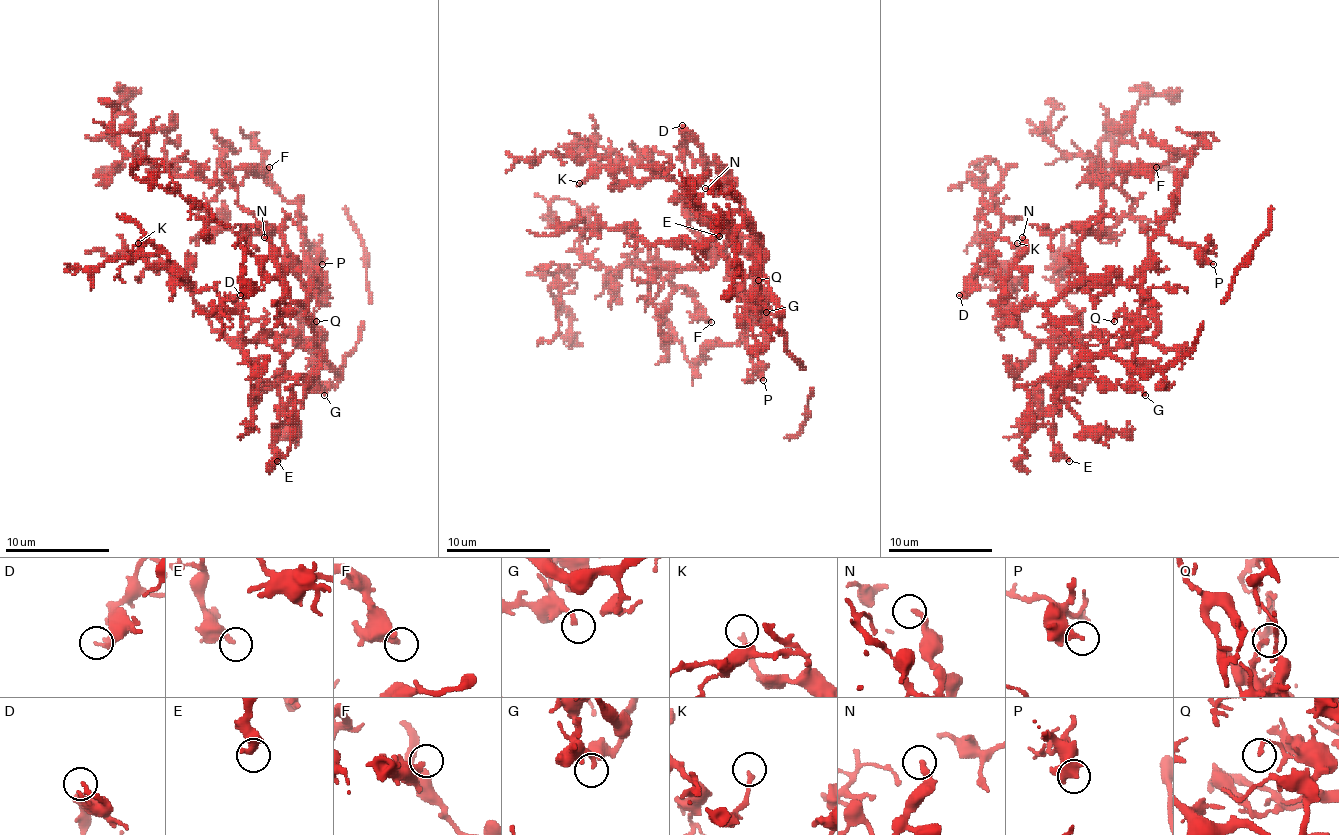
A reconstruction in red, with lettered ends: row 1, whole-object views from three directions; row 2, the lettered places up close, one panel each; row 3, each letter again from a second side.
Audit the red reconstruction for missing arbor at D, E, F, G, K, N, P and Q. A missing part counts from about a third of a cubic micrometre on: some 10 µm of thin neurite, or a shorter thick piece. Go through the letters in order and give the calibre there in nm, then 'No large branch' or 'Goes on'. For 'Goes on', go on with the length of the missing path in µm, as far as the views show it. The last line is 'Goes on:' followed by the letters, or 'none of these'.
D: Thickness 240 nm. No large branch
E: Thickness 300 nm. No large branch
F: Thickness 380 nm. No large branch
G: Thickness 190 nm. No large branch
K: Thickness 180 nm. No large branch
N: Thickness 240 nm. No large branch
P: Thickness 360 nm. No large branch
Q: Thickness 180 nm. No large branch
Goes on: none of these

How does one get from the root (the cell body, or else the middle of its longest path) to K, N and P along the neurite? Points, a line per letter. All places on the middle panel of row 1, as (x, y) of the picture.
K: (750, 220), (761, 246), (737, 212), (700, 217), (684, 188), (663, 175), (632, 180), (595, 167), (579, 183)
N: (750, 220), (742, 199), (721, 175), (721, 165), (724, 170), (716, 186), (711, 191), (705, 188)
P: (750, 220), (747, 215), (758, 278), (745, 325), (750, 361), (763, 380)

